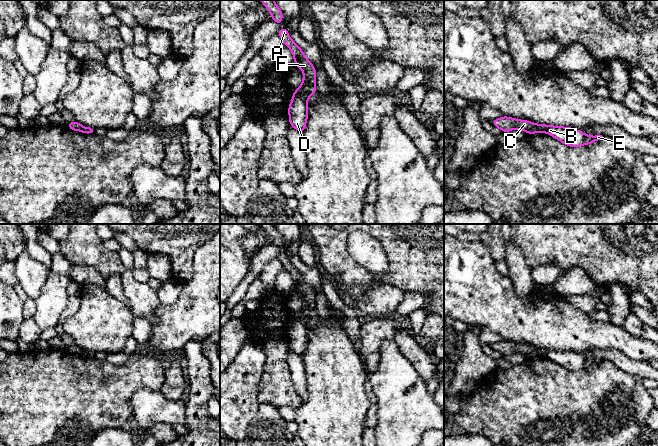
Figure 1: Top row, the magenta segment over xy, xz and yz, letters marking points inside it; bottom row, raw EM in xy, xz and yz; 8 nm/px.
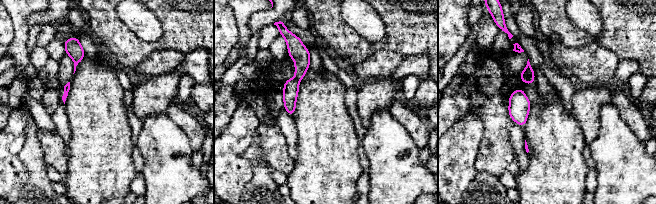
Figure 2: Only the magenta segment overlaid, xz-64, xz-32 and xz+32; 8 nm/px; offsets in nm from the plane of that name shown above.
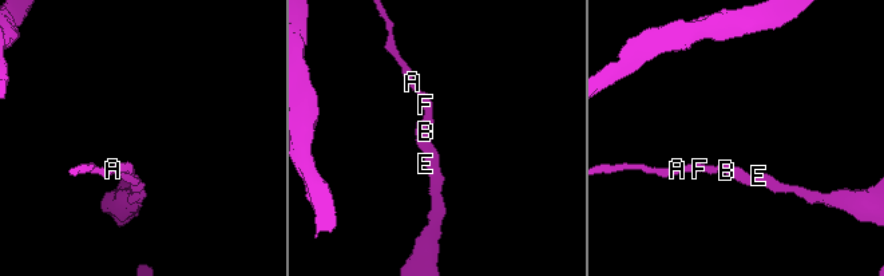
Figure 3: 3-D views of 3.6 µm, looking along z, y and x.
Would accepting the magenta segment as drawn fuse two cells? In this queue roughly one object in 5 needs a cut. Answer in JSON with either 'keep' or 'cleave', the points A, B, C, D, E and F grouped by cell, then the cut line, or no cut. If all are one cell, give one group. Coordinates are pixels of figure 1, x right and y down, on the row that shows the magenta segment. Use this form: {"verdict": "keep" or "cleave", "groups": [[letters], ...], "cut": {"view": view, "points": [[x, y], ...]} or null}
{"verdict": "cleave", "groups": [["A", "C", "F"], ["B", "D", "E"]], "cut": {"view": "xz", "points": [[299, 88], [308, 95]]}}

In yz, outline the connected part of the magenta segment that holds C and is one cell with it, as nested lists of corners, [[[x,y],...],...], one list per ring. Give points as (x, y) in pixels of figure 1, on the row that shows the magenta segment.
[[[502,116],[498,119],[493,119],[491,124],[494,127],[500,128],[505,134],[513,129],[521,129],[527,134],[533,135],[537,131],[536,125],[528,120],[518,120],[512,117]]]

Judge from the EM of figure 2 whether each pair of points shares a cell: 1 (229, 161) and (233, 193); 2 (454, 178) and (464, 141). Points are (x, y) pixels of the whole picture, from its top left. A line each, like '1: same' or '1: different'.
1: same
2: same

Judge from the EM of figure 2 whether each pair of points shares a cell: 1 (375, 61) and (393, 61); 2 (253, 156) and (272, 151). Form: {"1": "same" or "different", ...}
{"1": "same", "2": "different"}

